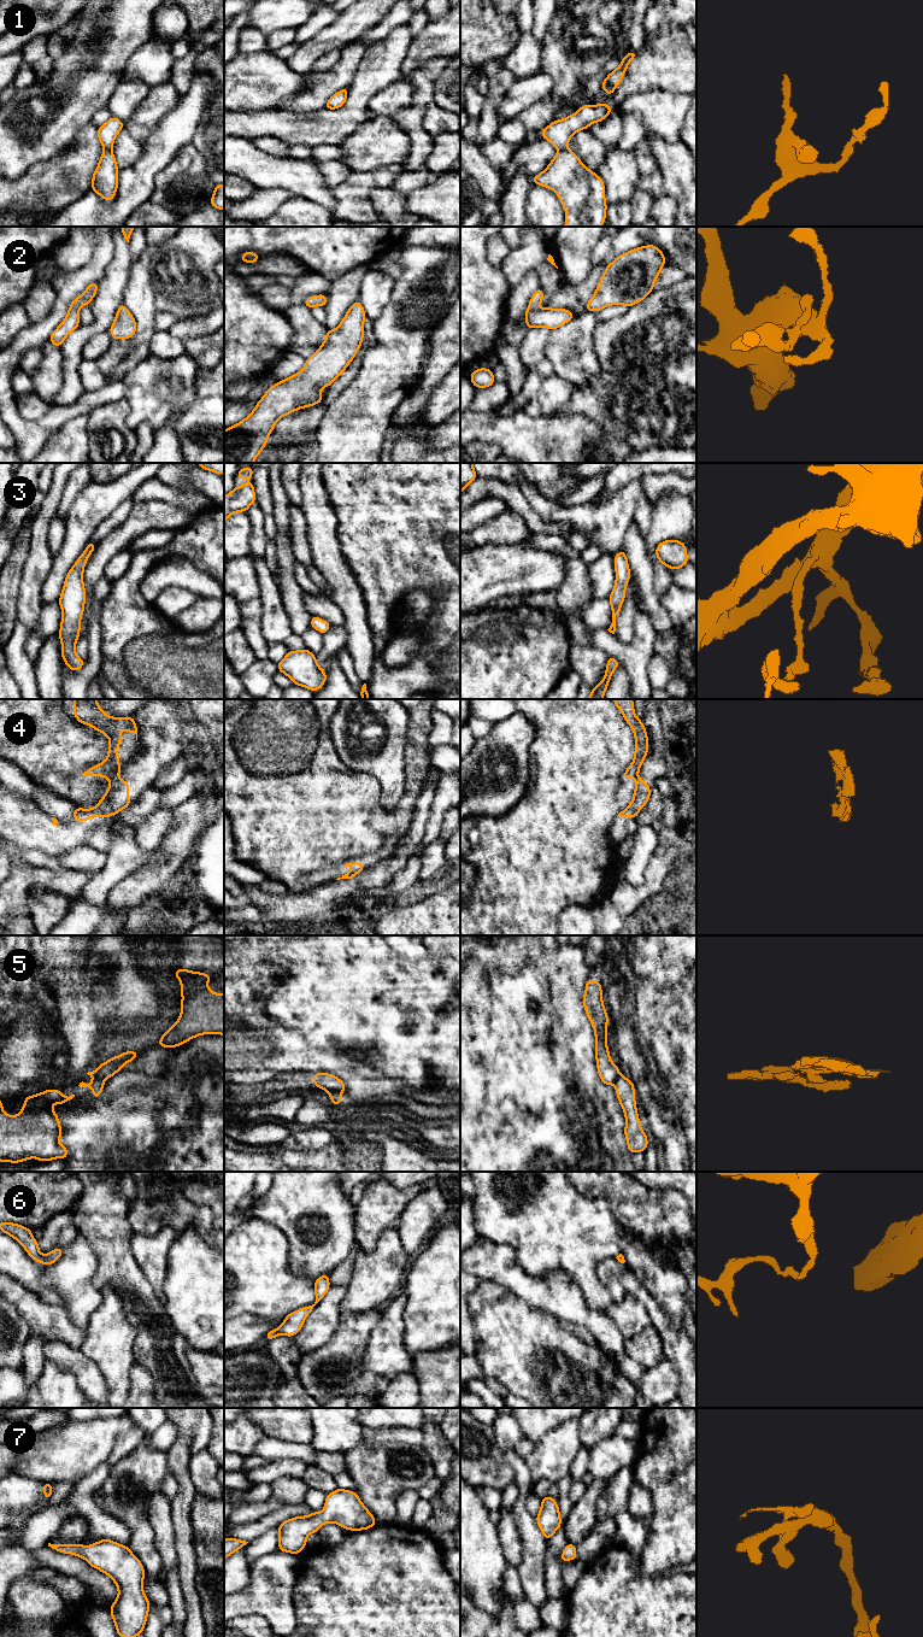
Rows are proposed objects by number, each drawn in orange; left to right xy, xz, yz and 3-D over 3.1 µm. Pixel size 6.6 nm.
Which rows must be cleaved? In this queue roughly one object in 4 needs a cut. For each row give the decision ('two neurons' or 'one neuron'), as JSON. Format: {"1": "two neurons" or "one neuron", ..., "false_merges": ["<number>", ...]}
{"1": "two neurons", "2": "one neuron", "3": "one neuron", "4": "two neurons", "5": "two neurons", "6": "one neuron", "7": "one neuron", "false_merges": ["1", "4", "5"]}

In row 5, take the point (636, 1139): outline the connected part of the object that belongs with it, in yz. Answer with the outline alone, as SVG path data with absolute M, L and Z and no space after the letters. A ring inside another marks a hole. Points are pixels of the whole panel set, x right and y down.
M619 1075L615 1082L615 1089L625 1116L624 1134L628 1149L631 1154L643 1152L648 1145L648 1139L641 1128L636 1110L635 1086L630 1079Z

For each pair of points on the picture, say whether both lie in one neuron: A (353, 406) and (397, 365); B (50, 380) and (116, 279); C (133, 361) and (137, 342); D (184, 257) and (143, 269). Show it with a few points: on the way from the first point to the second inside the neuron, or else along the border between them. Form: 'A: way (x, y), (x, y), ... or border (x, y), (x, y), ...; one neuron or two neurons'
A: way (364, 398), (386, 376); one neuron
B: border (58, 347), (62, 355), (62, 387), (59, 389); two neurons
C: way (136, 356), (137, 347); one neuron
D: border (151, 248), (152, 287), (156, 294); two neurons

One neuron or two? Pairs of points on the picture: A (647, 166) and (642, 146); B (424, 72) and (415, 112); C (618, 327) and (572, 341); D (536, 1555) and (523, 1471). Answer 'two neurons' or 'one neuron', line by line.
A: one neuron
B: one neuron
C: two neurons
D: one neuron

